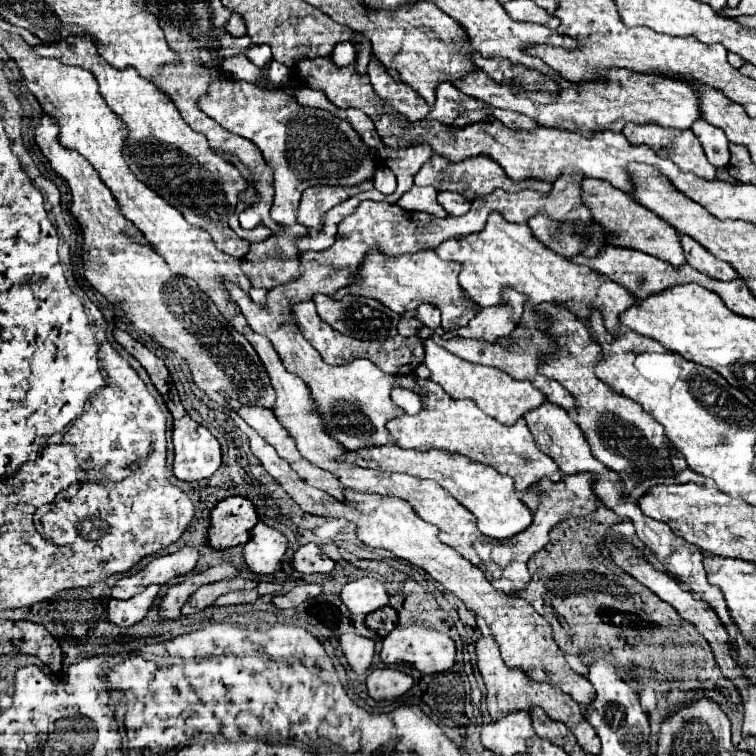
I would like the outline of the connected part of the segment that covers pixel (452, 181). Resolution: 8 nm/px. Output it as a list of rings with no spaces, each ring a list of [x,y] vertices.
[[[434,152],[430,160],[422,166],[422,170],[416,174],[414,184],[416,186],[434,186],[438,192],[442,192],[444,188],[446,190],[460,190],[460,194],[464,198],[468,198],[468,200],[490,194],[496,188],[502,188],[506,192],[520,192],[520,190],[536,190],[540,194],[550,192],[550,182],[544,182],[544,180],[520,180],[520,182],[514,182],[514,180],[510,180],[506,176],[504,170],[502,170],[502,178],[496,178],[496,174],[498,174],[498,170],[496,170],[494,162],[470,162],[470,158],[461,162],[450,162]]]

